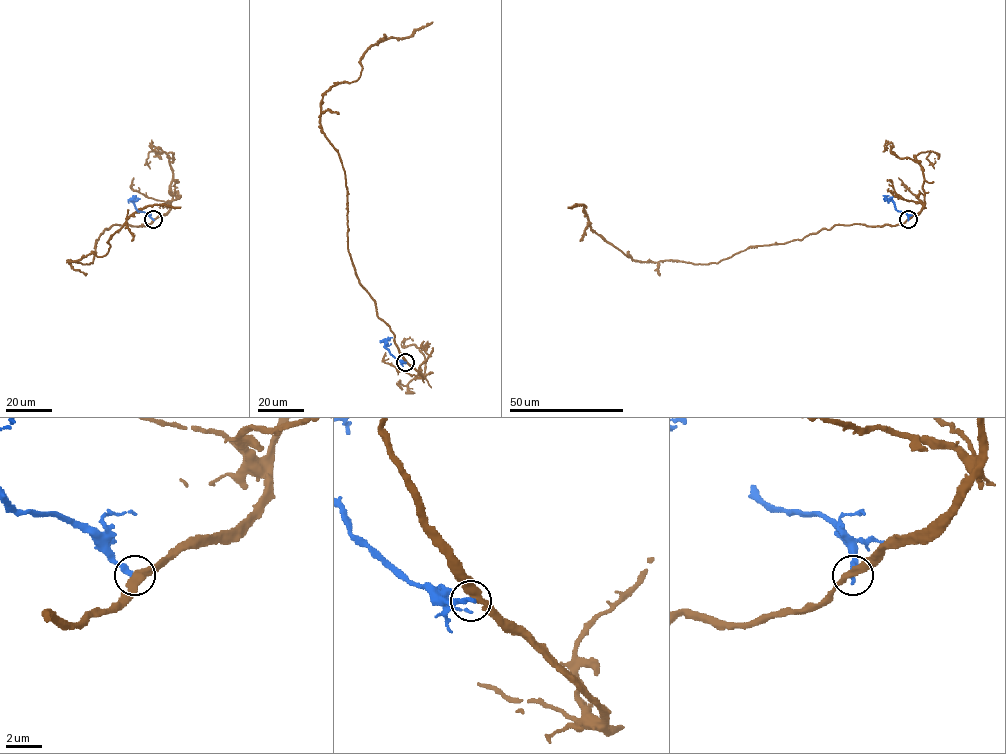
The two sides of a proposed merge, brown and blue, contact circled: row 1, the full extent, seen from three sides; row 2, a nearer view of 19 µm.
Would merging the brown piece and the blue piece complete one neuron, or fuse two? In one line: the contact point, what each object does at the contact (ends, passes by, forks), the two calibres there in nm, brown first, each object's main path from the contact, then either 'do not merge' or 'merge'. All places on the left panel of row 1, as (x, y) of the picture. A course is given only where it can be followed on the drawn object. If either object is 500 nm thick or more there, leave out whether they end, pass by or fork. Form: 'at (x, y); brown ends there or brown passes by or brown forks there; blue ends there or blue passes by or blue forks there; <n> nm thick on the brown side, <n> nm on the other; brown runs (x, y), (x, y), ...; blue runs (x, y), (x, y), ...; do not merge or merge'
at (153, 219); brown passes by; blue ends there; 360 nm thick on the brown side, 280 nm on the other; brown runs (153, 219), (112, 224), (96, 239), (92, 262), (69, 262), (104, 256), (108, 240), (147, 206), (180, 207); blue runs (153, 219), (136, 208), (132, 201), (140, 199); do not merge

